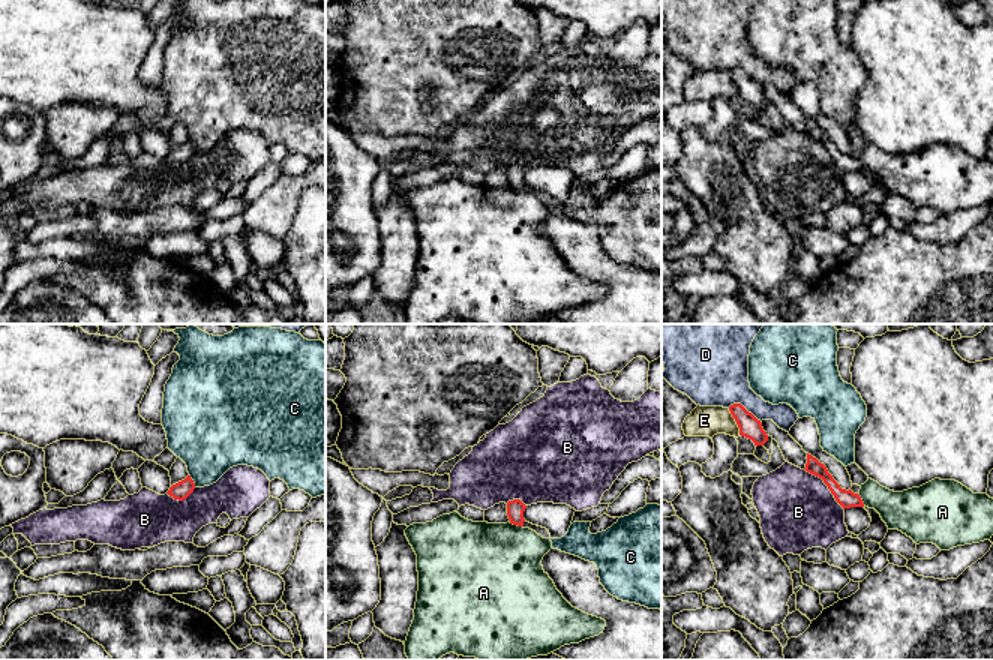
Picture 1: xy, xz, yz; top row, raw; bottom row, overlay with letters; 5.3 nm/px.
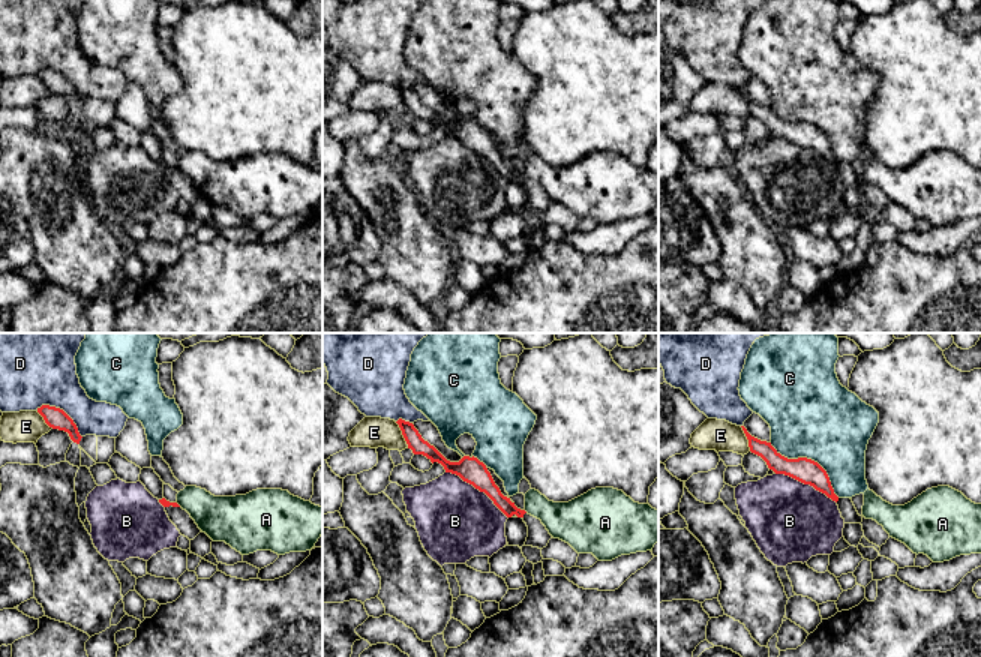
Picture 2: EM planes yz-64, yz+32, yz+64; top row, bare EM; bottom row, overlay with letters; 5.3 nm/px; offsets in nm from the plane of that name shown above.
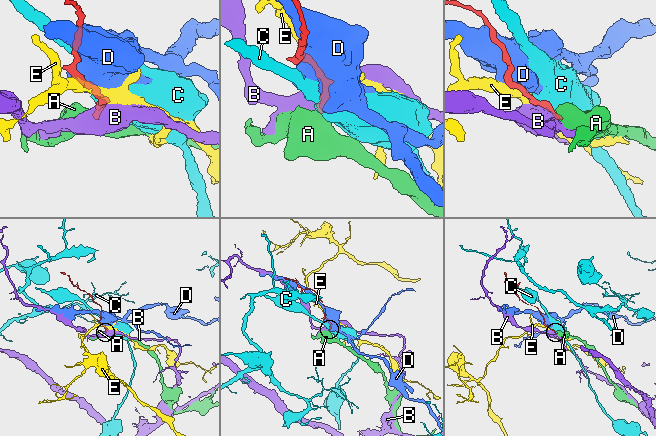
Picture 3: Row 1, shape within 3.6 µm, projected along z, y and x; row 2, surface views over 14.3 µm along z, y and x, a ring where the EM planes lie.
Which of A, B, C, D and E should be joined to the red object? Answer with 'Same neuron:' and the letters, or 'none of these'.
Same neuron: none of these

